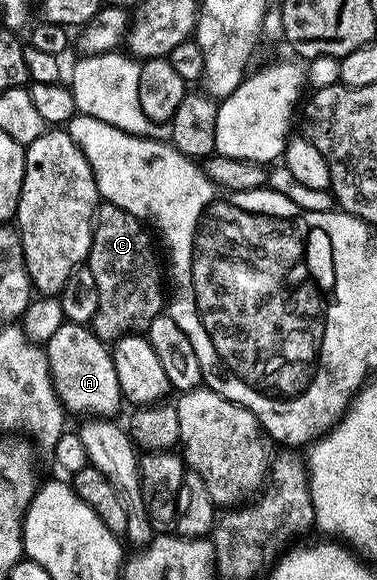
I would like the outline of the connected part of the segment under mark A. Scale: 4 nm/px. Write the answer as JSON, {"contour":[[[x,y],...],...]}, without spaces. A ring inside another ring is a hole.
{"contour":[[[63,323],[59,326],[59,330],[55,330],[55,334],[51,334],[44,349],[49,358],[57,396],[70,413],[85,412],[81,414],[90,414],[95,418],[113,418],[118,415],[116,412],[120,410],[121,404],[123,405],[123,397],[119,390],[119,378],[115,378],[115,362],[106,341],[98,338],[93,333],[92,327],[84,324]]]}

